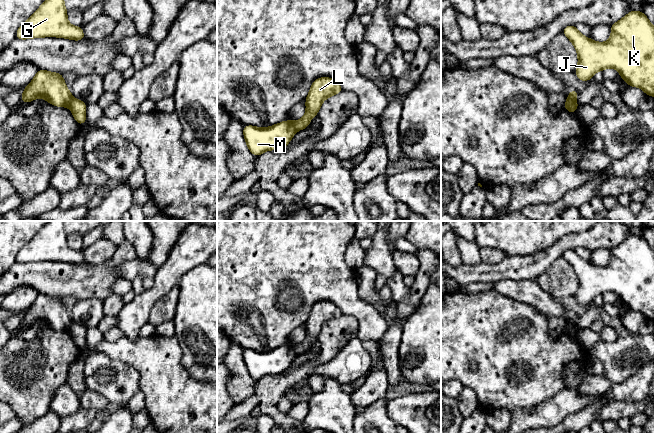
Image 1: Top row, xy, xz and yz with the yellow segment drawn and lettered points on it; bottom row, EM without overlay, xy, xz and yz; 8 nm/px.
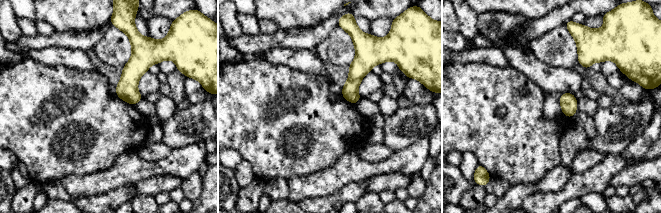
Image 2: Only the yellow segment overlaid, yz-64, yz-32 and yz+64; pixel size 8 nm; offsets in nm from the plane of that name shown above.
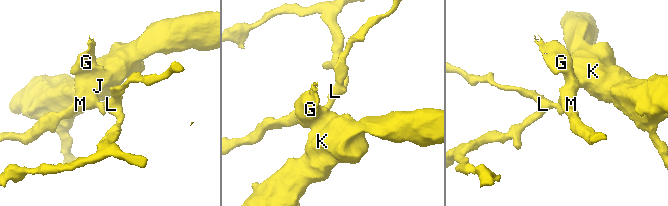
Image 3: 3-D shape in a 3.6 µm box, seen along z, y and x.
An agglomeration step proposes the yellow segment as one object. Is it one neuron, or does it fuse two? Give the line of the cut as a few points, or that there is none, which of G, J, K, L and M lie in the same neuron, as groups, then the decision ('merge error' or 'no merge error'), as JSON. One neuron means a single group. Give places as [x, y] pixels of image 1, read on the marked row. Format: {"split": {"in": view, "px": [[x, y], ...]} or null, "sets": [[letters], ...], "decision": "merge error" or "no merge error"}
{"split": {"in": "yz", "px": [[567, 99], [575, 109]]}, "sets": [["G", "J", "K", "M"], ["L"]], "decision": "merge error"}

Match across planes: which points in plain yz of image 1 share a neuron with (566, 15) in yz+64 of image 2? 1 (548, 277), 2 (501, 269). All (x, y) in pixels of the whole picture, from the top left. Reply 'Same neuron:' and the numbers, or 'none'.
Same neuron: 2

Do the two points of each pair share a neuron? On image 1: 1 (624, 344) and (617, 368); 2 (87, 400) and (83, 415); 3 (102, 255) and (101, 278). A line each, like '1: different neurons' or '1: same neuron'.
1: same neuron
2: different neurons
3: different neurons

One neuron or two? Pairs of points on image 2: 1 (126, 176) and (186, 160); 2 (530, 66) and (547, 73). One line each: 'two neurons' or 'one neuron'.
1: one neuron
2: one neuron

